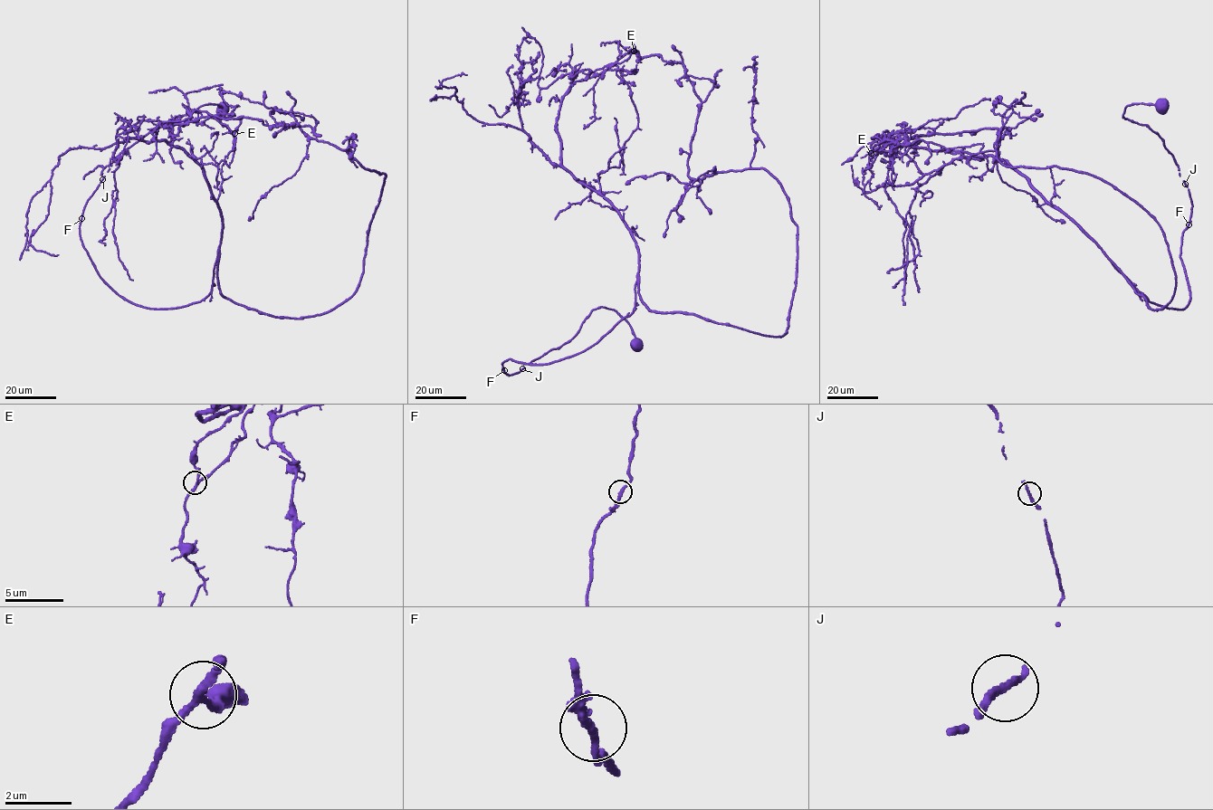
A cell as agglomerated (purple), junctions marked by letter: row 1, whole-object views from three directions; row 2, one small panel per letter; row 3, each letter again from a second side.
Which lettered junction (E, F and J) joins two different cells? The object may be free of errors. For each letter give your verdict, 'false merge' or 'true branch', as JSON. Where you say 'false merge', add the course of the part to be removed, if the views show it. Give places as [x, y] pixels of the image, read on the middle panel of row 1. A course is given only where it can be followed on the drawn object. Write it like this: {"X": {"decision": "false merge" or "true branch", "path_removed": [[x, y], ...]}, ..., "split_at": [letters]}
{"E": {"decision": "true branch"}, "F": {"decision": "true branch"}, "J": {"decision": "true branch"}, "split_at": []}

